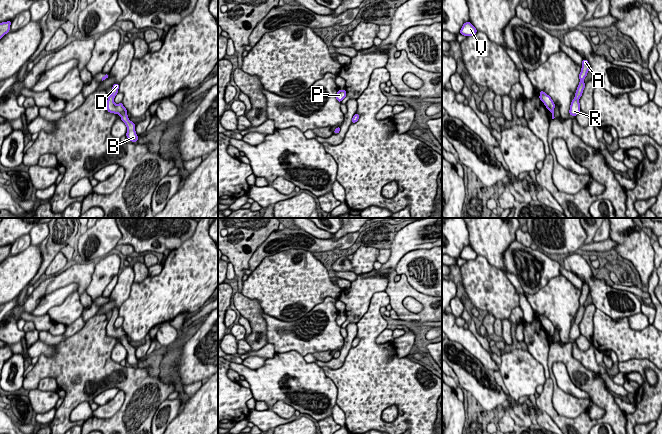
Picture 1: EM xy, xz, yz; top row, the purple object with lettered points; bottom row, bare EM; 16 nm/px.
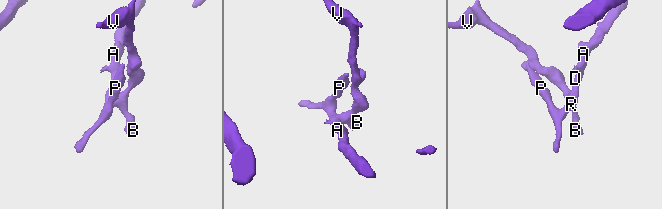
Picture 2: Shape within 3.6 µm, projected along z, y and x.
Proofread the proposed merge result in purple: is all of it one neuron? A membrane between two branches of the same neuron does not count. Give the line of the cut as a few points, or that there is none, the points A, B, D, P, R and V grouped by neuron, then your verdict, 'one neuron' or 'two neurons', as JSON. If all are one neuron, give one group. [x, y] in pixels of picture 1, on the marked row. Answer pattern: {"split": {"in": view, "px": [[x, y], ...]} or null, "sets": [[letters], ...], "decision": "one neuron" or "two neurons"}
{"split": null, "sets": [["A", "B", "D", "P", "R", "V"]], "decision": "one neuron"}

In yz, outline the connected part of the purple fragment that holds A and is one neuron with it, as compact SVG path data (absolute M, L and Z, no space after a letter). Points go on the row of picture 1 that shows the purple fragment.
M583 59L581 72L579 74L580 82L575 93L575 98L572 100L570 105L569 114L571 116L575 117L581 111L579 99L582 96L583 90L585 88L584 79L587 76L588 71L589 71L589 63L586 59Z

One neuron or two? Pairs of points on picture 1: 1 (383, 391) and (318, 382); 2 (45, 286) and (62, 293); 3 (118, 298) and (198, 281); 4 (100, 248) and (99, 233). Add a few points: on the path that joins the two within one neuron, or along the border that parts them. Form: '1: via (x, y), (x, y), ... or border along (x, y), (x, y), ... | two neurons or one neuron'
1: border along (321, 367), (337, 389), (337, 404) | two neurons
2: border along (77, 284), (70, 283), (52, 290), (37, 305) | two neurons
3: border along (133, 281), (130, 287), (130, 295), (119, 308) | two neurons
4: via (100, 244), (101, 237) | one neuron

